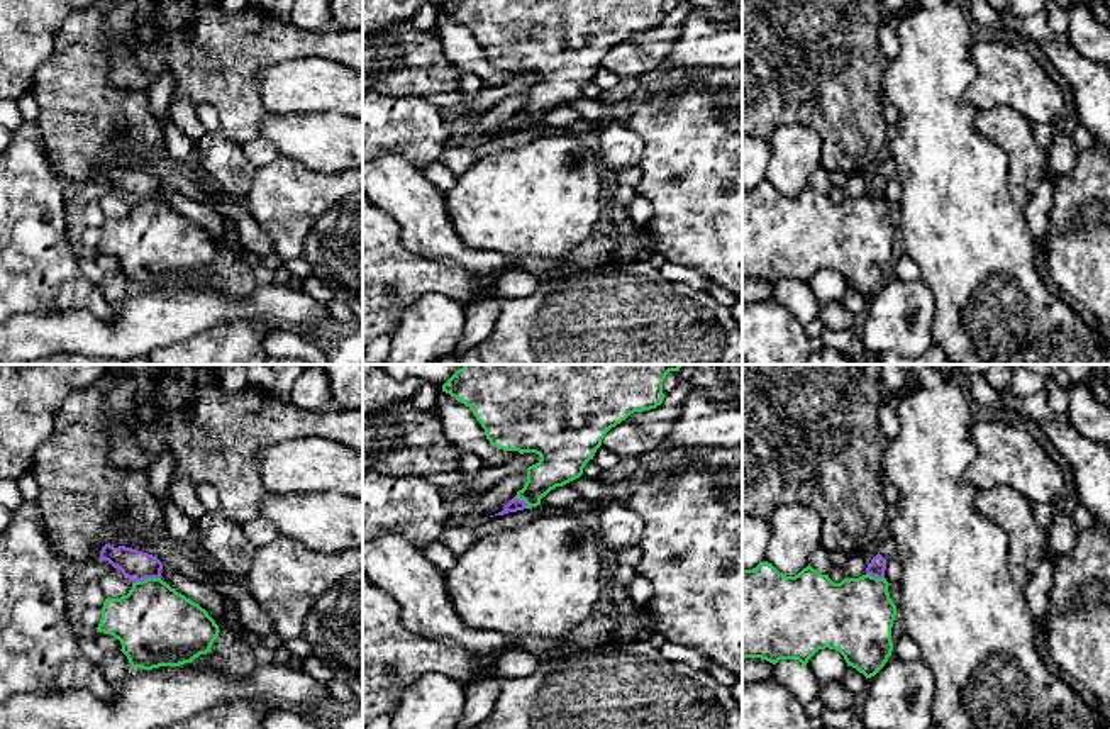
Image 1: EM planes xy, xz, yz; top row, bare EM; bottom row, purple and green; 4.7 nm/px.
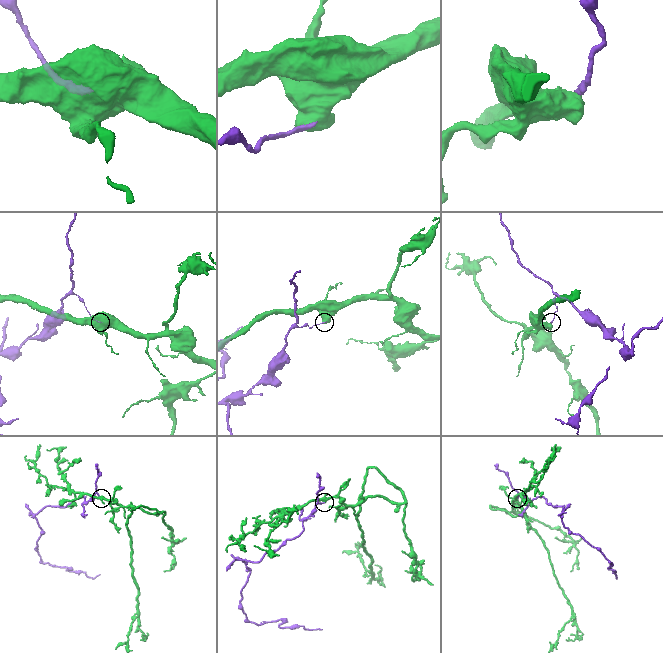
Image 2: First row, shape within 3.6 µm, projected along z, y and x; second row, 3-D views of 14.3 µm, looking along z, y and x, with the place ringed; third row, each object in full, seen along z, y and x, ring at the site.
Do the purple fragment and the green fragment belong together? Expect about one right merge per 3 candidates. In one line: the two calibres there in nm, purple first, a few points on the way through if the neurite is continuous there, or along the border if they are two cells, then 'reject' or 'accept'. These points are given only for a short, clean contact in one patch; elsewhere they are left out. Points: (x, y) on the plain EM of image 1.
140/380 nm | along xy (160, 197), (146, 197), (133, 204) | reject

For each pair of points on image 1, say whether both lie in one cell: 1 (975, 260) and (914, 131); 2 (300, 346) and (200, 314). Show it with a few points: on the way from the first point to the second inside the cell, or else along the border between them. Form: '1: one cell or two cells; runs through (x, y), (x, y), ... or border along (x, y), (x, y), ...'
1: one cell; runs through (961, 228), (956, 216), (954, 180), (943, 163)
2: two cells; border along (273, 322), (297, 331)

